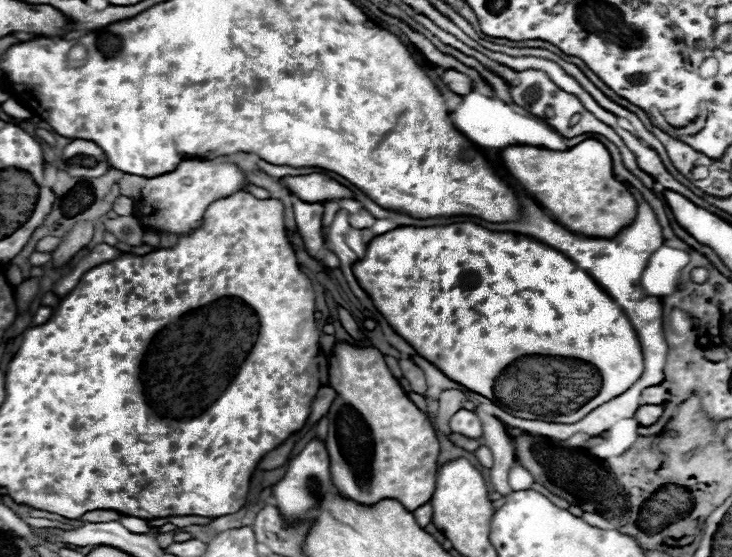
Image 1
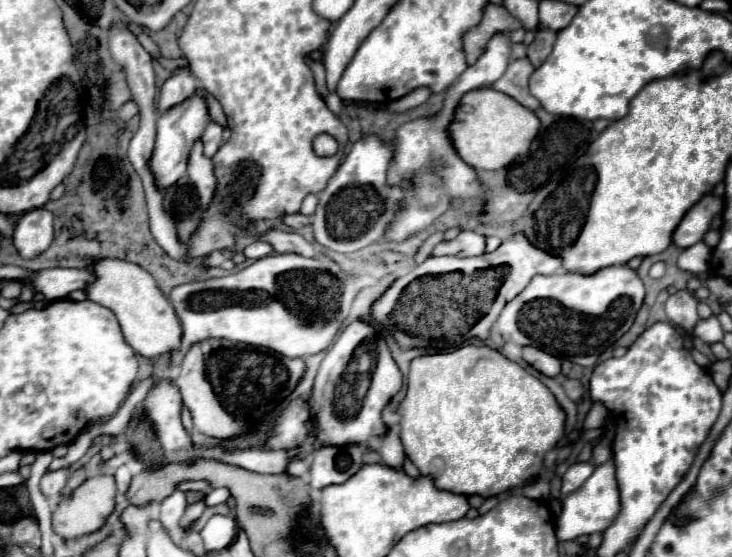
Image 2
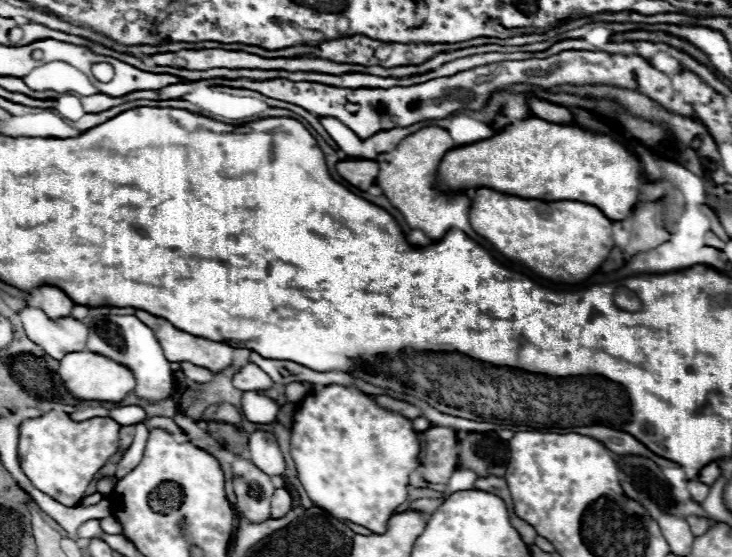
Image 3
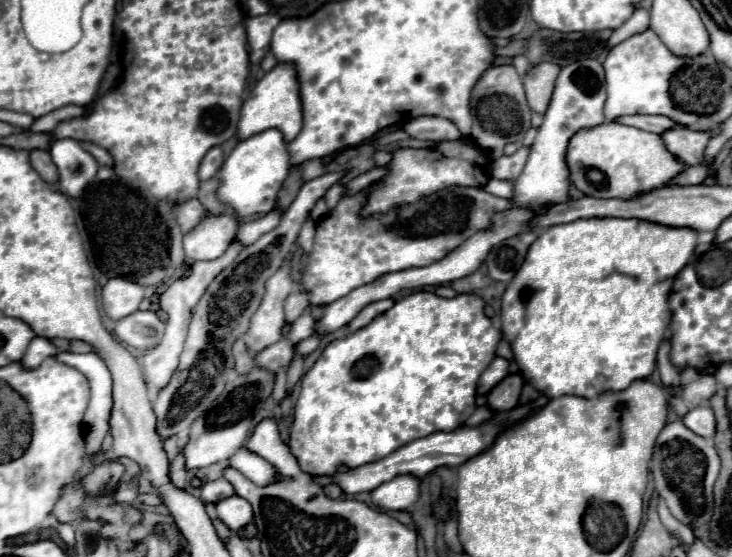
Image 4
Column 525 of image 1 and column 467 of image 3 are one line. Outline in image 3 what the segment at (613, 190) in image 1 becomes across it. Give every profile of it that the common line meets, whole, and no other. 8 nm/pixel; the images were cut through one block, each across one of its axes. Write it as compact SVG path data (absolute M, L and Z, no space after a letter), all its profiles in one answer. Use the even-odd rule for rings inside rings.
M536 116L516 120L500 134L450 150L440 162L440 186L444 190L468 190L468 188L492 188L504 194L536 200L578 200L598 206L610 220L624 220L640 200L642 186L650 184L648 170L634 150L602 132L590 132L578 124L556 124Z

